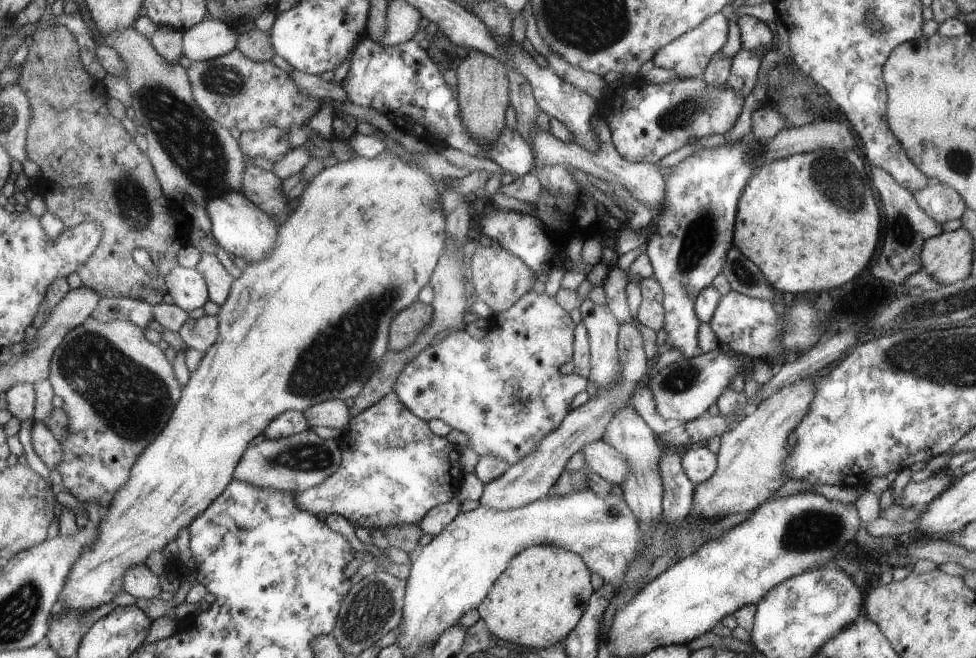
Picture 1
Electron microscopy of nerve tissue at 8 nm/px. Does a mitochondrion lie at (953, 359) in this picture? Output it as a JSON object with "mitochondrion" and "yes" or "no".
{"mitochondrion":"yes"}

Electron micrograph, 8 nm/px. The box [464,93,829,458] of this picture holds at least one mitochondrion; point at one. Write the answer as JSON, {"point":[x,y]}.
{"point":[699,238]}

